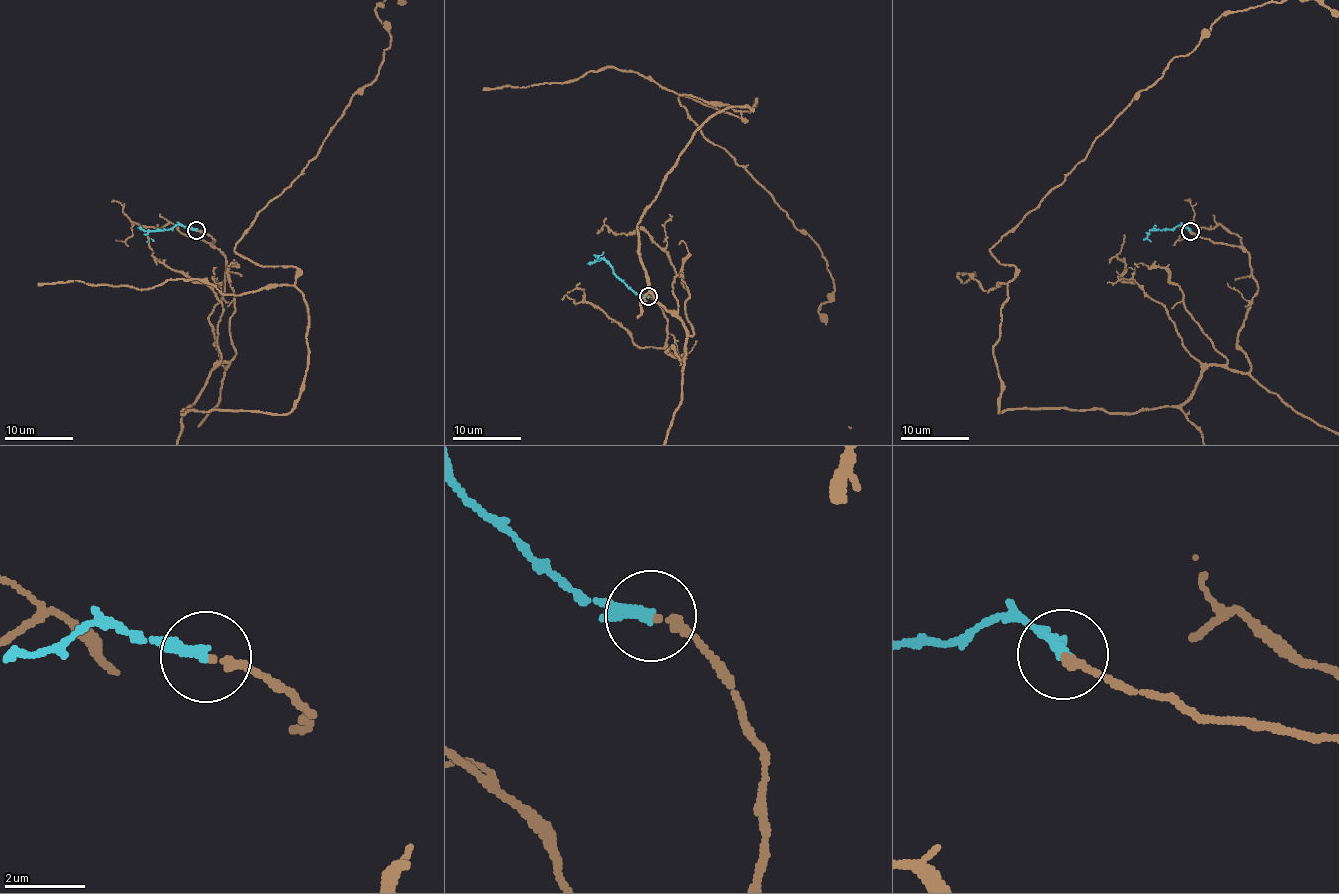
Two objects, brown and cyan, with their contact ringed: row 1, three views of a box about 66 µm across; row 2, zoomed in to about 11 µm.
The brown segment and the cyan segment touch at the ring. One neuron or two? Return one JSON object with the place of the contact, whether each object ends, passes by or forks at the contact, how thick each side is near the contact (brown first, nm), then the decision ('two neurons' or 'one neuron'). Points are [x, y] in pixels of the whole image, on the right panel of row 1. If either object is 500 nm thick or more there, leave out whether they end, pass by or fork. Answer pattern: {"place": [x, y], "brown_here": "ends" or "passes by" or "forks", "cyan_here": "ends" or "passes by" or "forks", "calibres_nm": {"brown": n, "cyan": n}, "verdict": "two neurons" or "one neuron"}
{"place": [1190, 231], "brown_here": "ends", "cyan_here": "ends", "calibres_nm": {"brown": 220, "cyan": 320}, "verdict": "one neuron"}

